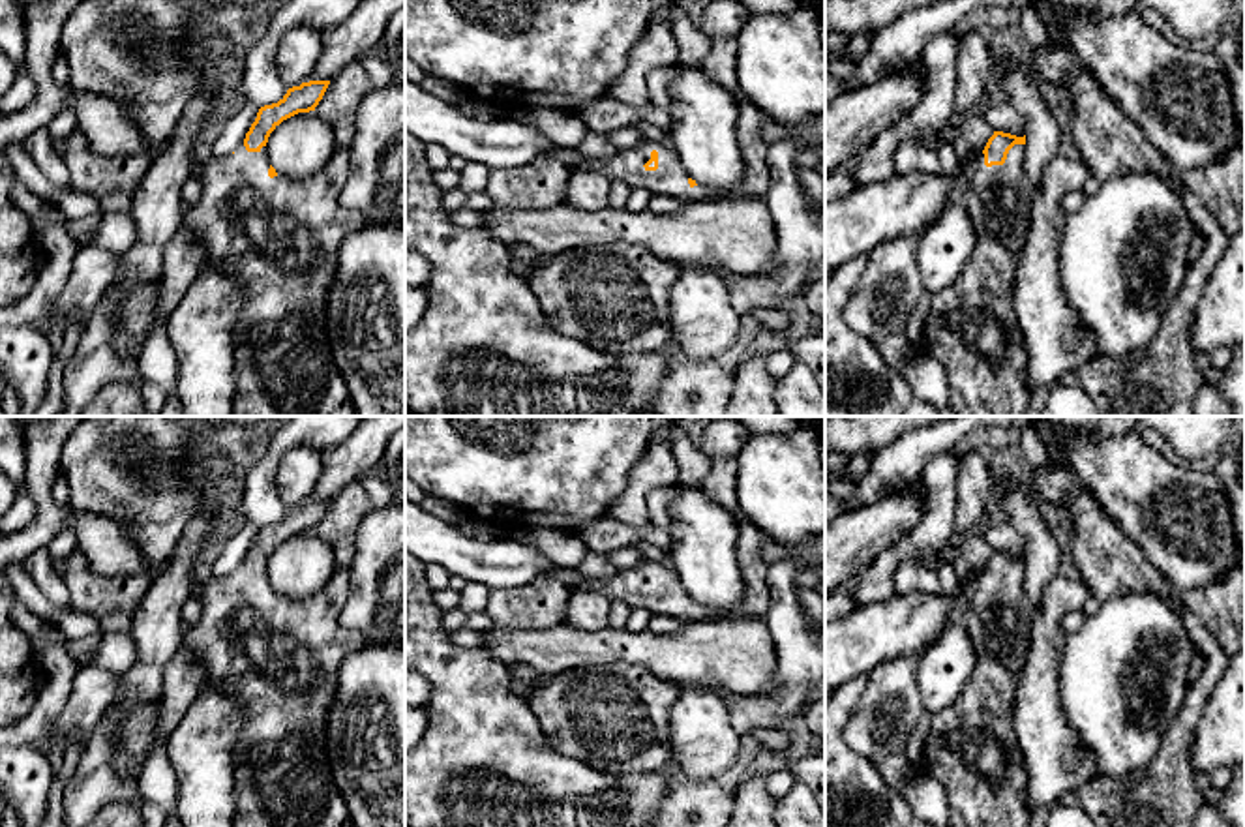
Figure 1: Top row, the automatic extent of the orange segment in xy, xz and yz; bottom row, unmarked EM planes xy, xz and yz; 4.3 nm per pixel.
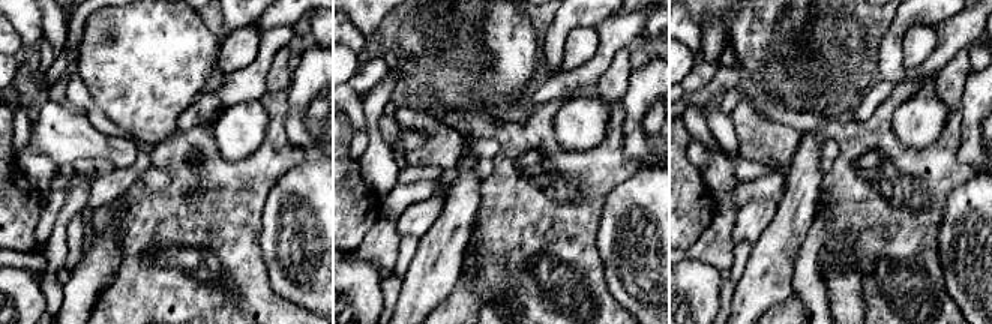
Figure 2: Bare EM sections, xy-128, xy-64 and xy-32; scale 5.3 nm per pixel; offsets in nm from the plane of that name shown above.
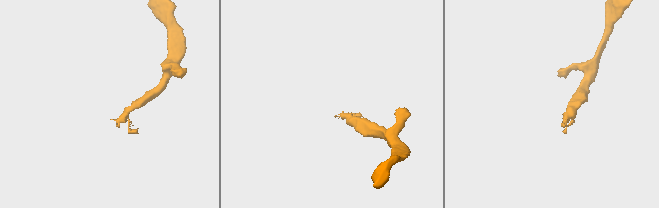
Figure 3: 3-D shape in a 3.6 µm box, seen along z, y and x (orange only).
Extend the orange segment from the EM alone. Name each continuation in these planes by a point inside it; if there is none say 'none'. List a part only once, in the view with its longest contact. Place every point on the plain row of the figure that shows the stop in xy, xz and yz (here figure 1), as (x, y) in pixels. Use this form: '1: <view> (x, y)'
1: yz (972, 751)

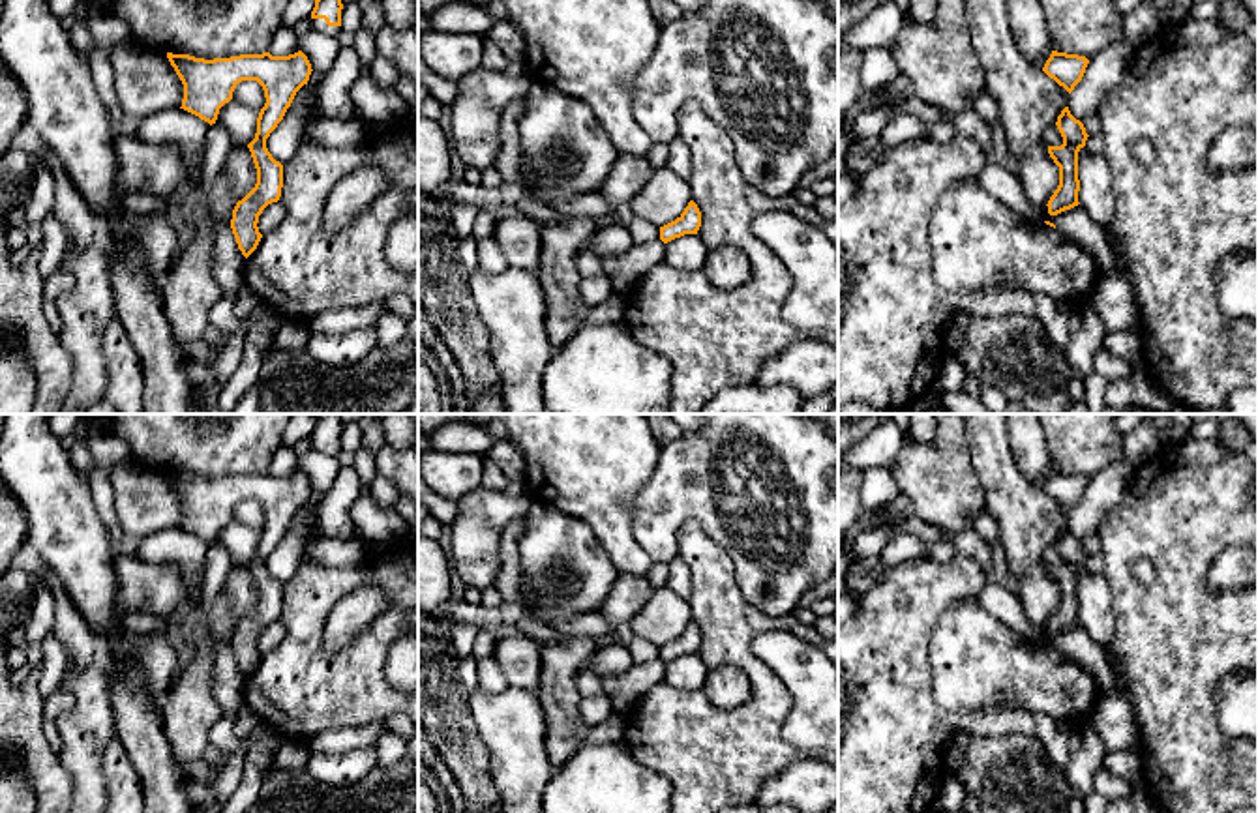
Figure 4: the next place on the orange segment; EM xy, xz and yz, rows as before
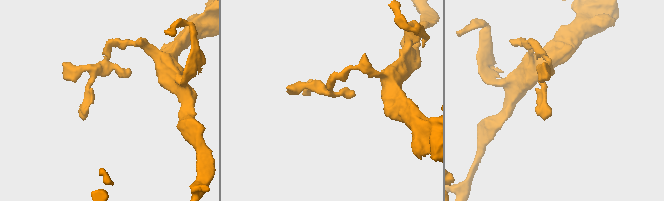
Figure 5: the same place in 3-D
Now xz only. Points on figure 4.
none

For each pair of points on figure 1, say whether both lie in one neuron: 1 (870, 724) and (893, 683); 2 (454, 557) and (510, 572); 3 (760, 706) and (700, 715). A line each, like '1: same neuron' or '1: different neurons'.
1: same neuron
2: same neuron
3: different neurons

